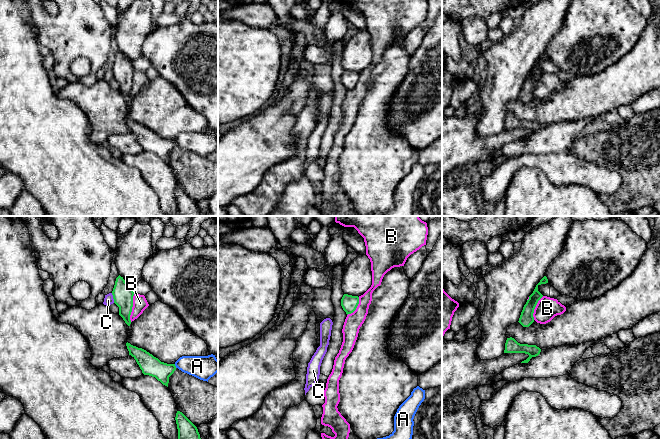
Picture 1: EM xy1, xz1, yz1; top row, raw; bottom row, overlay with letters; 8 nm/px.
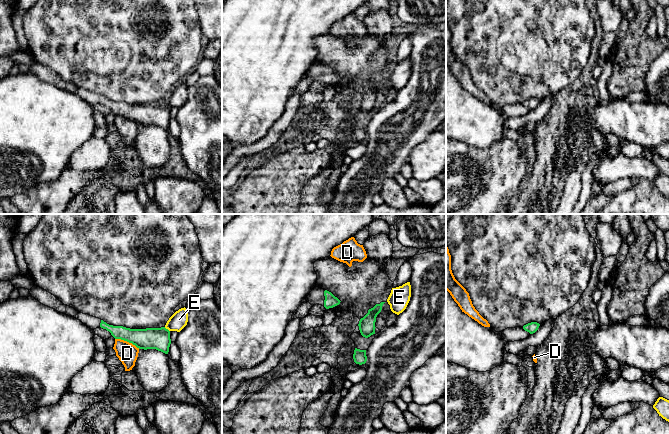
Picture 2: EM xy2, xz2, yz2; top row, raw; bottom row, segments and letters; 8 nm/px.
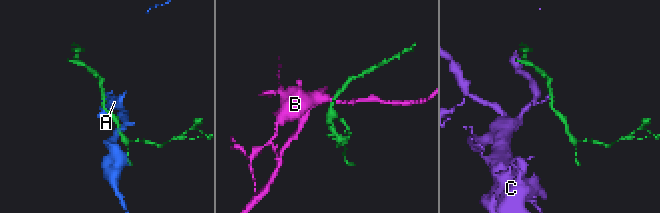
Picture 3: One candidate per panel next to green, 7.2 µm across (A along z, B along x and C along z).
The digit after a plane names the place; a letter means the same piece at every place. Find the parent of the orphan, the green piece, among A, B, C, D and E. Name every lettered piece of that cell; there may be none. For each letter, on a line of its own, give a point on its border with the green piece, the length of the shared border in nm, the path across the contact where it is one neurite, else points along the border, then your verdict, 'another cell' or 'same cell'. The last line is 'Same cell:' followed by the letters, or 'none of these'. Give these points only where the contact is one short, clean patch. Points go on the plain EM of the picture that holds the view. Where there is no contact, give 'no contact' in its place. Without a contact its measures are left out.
A: meets green in xy1 at (175, 142); contact 40 nm long; border along xy1 (174, 140), (176, 143); another cell
B: meets green in xy1 at (131, 84); contact 220 nm long; border along xy1 (134, 70), (130, 97); another cell
C: meets green in xy1 at (113, 74); contact 80 nm long; border along xy1 (111, 69), (114, 78); another cell
D: meets green in xy2 at (127, 117); contact 220 nm long; border along xy2 (115, 114), (126, 116), (139, 124); another cell
E: meets green in xy2 at (167, 105); contact 60 nm long; border along xy2 (164, 103), (169, 107); another cell
Same cell: none of these

